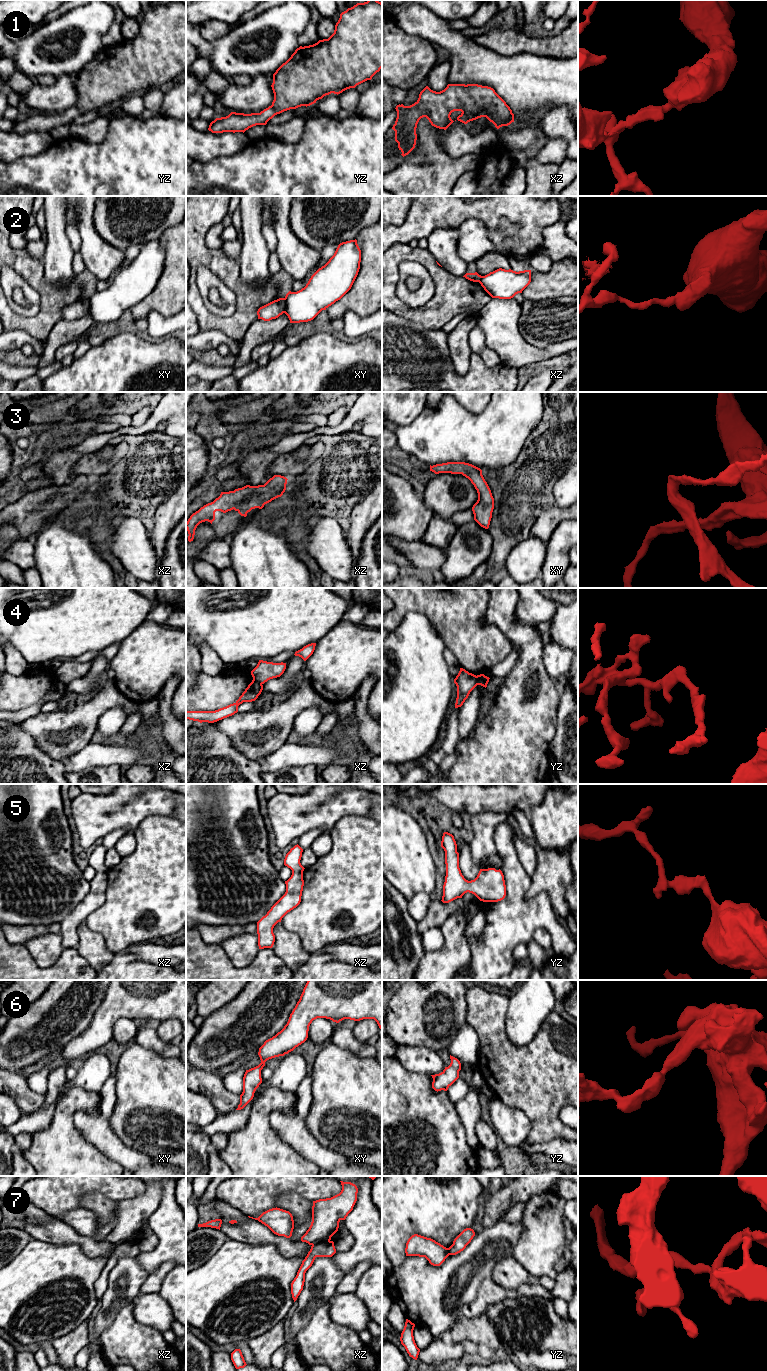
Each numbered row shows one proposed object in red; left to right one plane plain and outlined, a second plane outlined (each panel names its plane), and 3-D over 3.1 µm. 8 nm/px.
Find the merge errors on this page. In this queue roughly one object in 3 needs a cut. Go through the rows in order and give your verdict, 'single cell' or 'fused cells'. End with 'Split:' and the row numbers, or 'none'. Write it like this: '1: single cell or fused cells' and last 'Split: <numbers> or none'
1: single cell
2: fused cells
3: single cell
4: fused cells
5: single cell
6: single cell
7: fused cells
Split: 2, 4, 7

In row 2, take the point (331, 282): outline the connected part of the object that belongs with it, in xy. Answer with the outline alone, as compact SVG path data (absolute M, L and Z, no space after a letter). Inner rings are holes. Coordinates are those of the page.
M356 239L340 243L334 255L311 276L304 288L297 292L289 291L286 294L284 313L288 316L290 323L311 321L322 310L326 310L340 300L351 289L358 275L360 262L361 250Z

